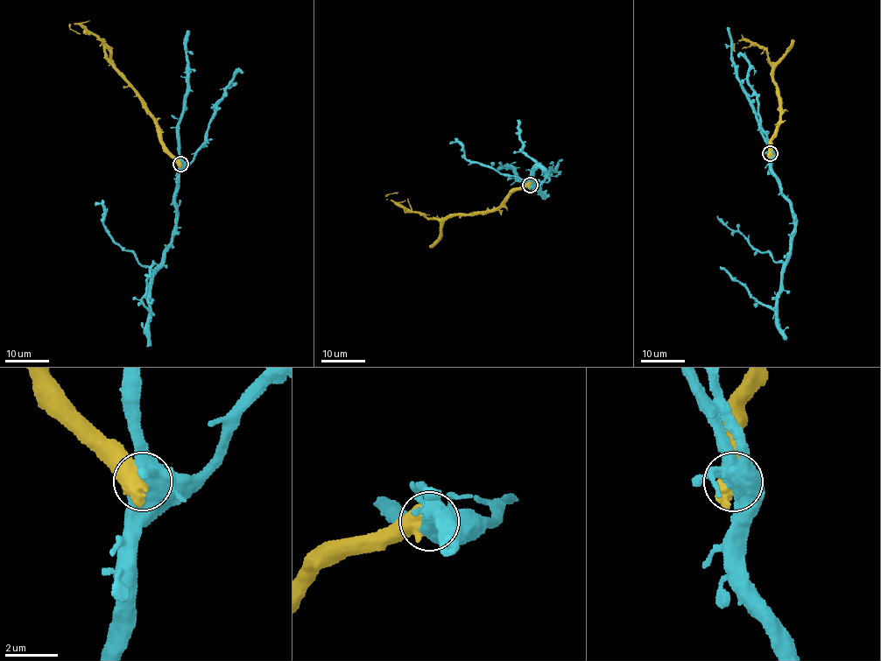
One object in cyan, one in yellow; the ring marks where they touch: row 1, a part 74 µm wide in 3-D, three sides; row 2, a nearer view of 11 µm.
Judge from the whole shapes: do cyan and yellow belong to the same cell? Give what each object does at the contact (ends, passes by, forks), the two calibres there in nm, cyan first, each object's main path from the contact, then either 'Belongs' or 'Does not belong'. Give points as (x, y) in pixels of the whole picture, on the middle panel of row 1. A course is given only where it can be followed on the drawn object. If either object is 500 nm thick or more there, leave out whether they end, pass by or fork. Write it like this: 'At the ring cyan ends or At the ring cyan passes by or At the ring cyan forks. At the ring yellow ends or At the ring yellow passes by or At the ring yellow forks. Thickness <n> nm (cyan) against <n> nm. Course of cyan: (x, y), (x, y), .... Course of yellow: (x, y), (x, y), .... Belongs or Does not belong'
Thickness 550 nm (cyan) against 800 nm. Course of cyan: (530, 185), (533, 182), (545, 194), (532, 180), (535, 160), (522, 149), (518, 120). Course of yellow: (530, 185), (513, 191), (494, 210), (431, 220), (386, 200), (387, 195), (398, 193). Does not belong

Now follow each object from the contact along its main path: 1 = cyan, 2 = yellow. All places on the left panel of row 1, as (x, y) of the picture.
1: (180, 163), (175, 229), (164, 263), (153, 277), (149, 312), (142, 298), (153, 261)
2: (180, 163), (161, 140), (160, 132), (141, 95), (107, 56), (105, 47), (79, 24), (69, 24), (80, 34)

